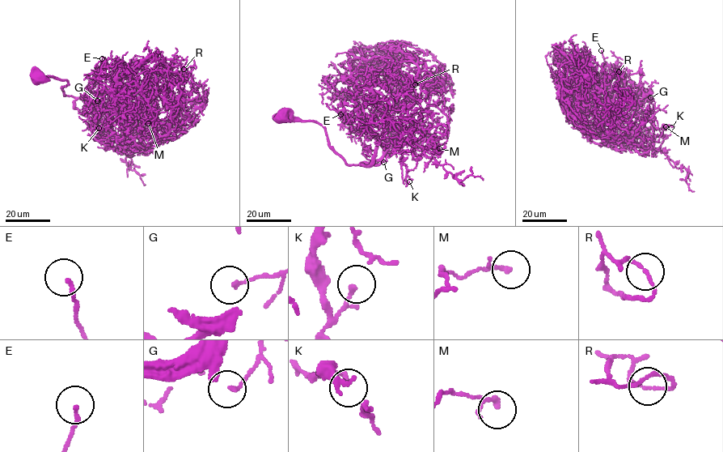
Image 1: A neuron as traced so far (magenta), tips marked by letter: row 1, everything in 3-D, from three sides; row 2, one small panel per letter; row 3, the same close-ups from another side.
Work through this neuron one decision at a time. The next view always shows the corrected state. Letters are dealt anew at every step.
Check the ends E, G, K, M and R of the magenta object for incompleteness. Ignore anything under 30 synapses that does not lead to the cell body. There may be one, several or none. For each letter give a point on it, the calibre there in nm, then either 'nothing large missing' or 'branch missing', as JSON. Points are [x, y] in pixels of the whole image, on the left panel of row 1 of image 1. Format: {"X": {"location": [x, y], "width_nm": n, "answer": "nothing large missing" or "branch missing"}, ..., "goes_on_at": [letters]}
{"E": {"location": [102, 58], "width_nm": 140, "answer": "nothing large missing"}, "G": {"location": [97, 100], "width_nm": 130, "answer": "nothing large missing"}, "K": {"location": [99, 128], "width_nm": 120, "answer": "nothing large missing"}, "M": {"location": [148, 123], "width_nm": 110, "answer": "nothing large missing"}, "R": {"location": [183, 69], "width_nm": 110, "answer": "nothing large missing"}, "goes_on_at": []}

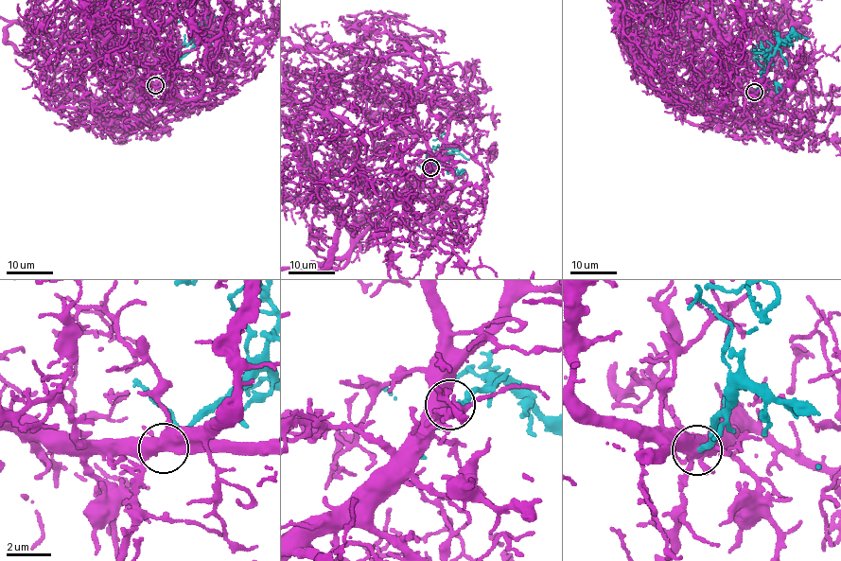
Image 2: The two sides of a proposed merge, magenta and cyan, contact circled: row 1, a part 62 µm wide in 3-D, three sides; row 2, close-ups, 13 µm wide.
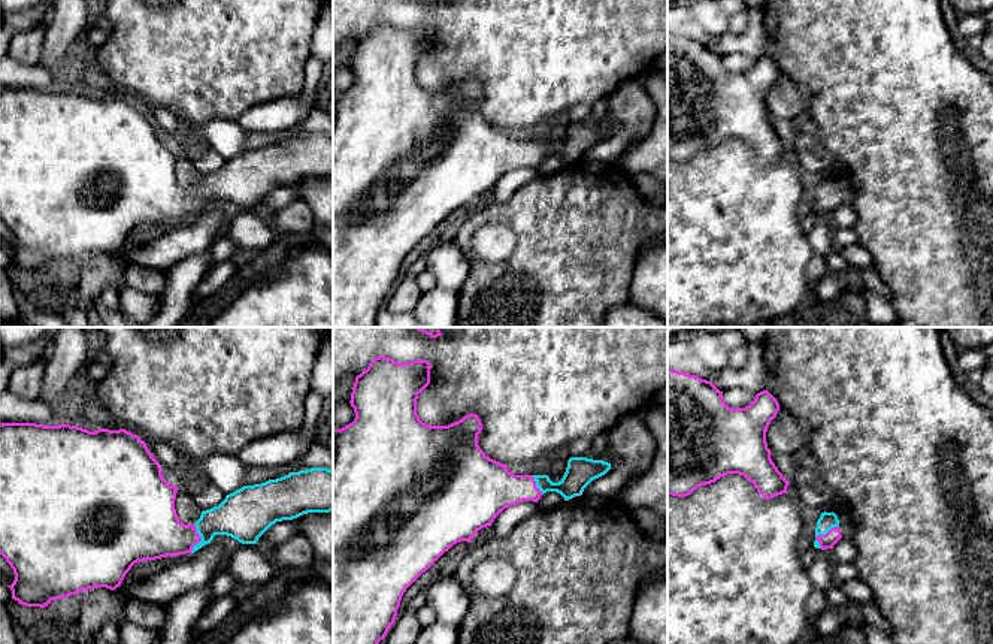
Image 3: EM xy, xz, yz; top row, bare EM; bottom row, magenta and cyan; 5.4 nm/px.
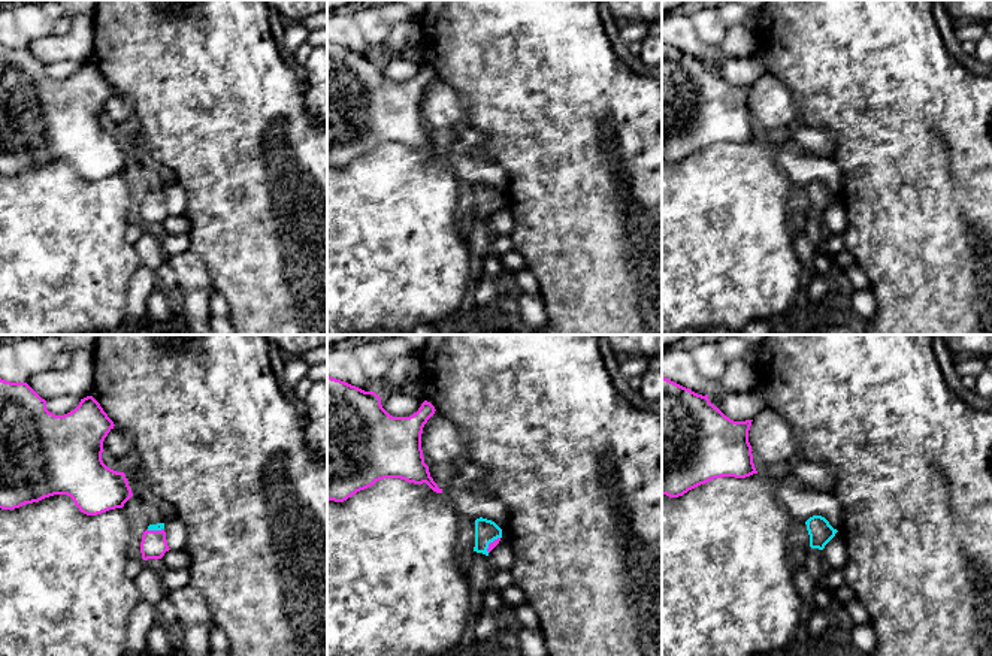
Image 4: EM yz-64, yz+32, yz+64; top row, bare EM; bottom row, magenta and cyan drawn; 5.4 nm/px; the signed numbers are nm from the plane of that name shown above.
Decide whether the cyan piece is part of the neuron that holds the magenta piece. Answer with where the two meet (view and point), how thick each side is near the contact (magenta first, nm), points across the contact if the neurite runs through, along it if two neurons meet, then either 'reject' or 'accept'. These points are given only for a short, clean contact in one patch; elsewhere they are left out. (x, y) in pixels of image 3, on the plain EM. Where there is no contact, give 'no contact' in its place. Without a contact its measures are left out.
yz (822, 200) | 80/90 nm | across yz (826, 206), (822, 200), (827, 194), (827, 186) | accept

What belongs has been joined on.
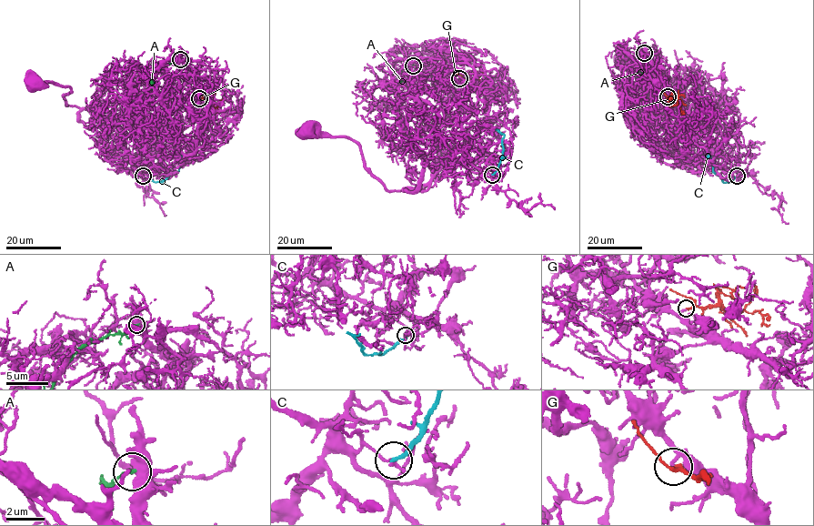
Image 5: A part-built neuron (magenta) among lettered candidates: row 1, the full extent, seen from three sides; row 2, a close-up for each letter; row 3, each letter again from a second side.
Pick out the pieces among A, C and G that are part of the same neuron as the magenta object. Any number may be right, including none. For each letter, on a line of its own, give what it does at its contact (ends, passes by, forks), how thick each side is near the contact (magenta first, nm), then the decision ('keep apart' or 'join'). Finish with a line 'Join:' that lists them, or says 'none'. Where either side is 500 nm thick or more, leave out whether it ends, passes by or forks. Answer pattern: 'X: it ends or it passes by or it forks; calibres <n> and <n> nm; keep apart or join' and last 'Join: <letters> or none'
A: calibres 600 and 170 nm; keep apart
C: it ends; calibres 190 and 200 nm; keep apart
G: it ends; calibres 200 and 200 nm; join
Join: G

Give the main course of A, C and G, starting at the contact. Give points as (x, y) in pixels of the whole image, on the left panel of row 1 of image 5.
A: (180, 59), (164, 66), (154, 75), (151, 85), (148, 86), (146, 85)
C: (142, 176), (162, 182), (178, 170), (181, 158), (178, 157)
G: (199, 97), (212, 98), (217, 106), (216, 114)

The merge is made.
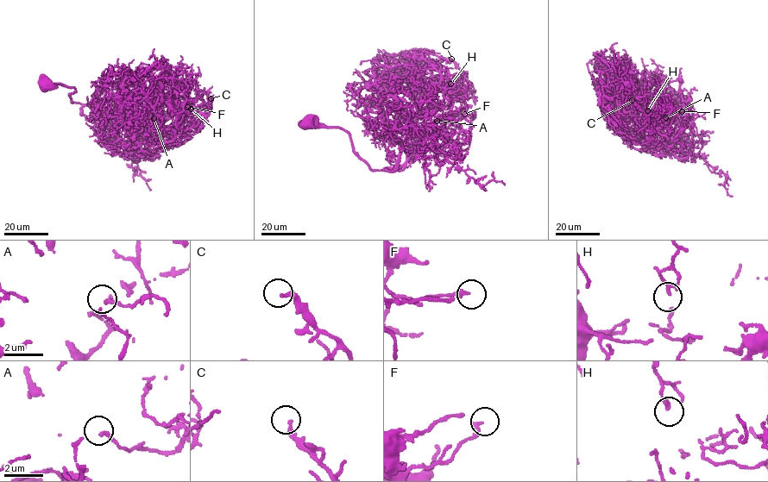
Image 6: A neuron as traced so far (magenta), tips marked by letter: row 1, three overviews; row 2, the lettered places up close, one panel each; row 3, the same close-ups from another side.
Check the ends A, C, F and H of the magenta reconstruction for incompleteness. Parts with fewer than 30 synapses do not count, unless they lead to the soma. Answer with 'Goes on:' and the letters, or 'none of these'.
Goes on: C

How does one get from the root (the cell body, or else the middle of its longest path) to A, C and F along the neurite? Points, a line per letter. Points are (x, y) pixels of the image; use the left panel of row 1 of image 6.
A: (46, 84), (73, 87), (72, 103), (111, 111), (144, 134), (162, 125), (154, 118)
C: (46, 84), (73, 87), (72, 103), (111, 111), (143, 134), (167, 134), (182, 122), (194, 122), (210, 98)
F: (46, 84), (73, 87), (72, 103), (111, 111), (144, 134), (154, 134), (176, 115), (175, 105), (187, 107)

